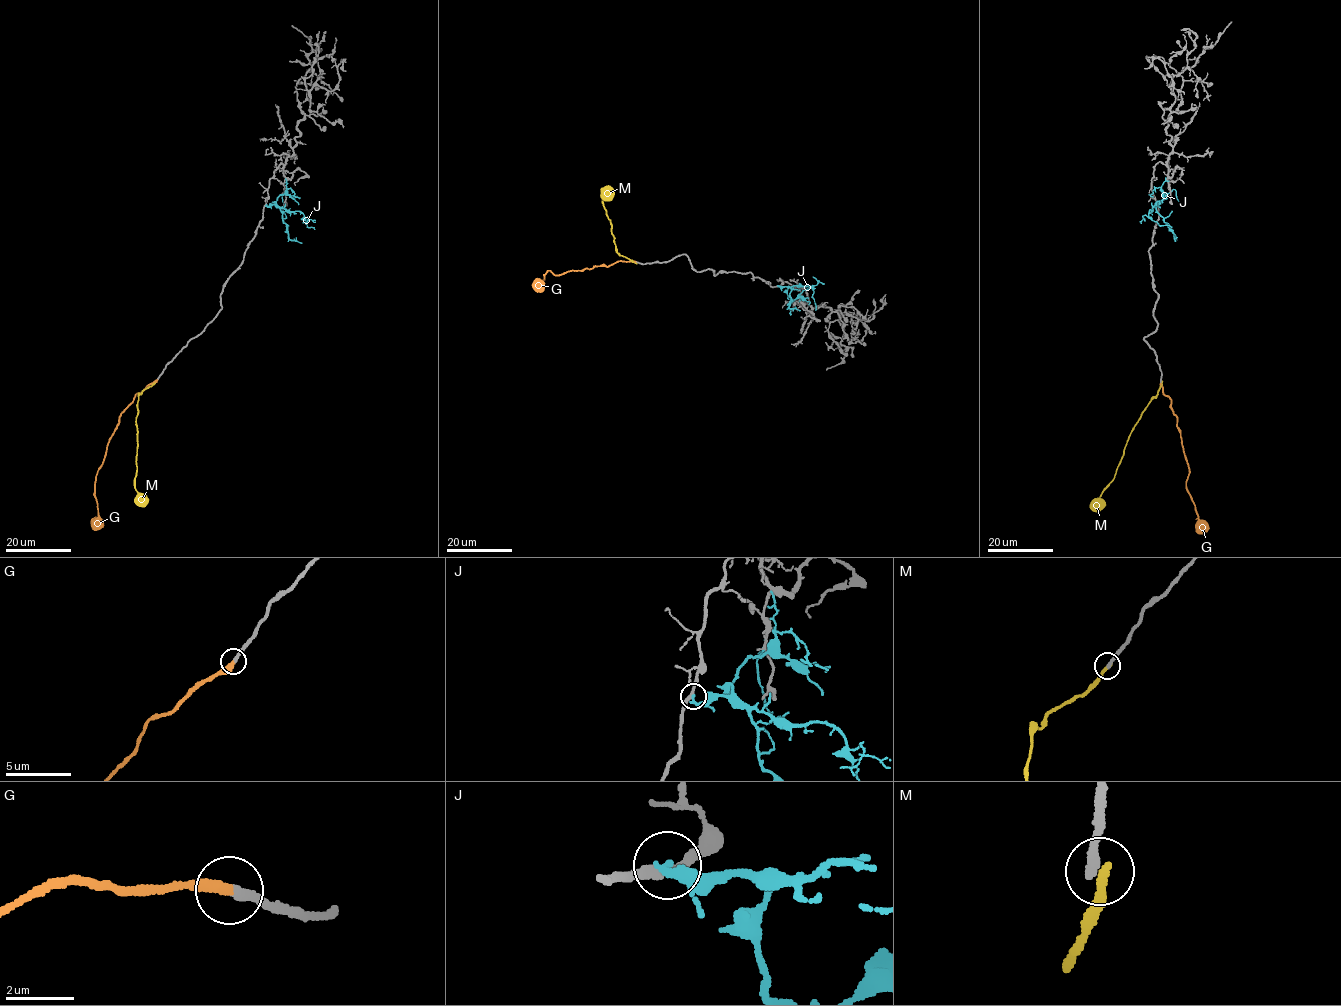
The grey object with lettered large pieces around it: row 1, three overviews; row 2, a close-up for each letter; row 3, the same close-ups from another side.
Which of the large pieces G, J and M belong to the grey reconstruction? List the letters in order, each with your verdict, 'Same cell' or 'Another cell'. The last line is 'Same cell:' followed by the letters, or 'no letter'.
G: Same cell
J: Another cell
M: Another cell
Same cell: G

